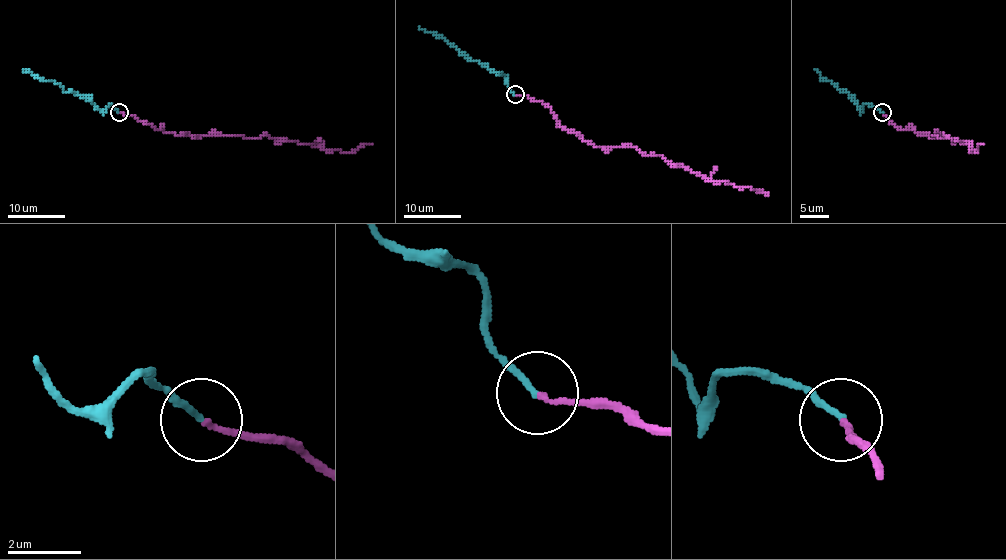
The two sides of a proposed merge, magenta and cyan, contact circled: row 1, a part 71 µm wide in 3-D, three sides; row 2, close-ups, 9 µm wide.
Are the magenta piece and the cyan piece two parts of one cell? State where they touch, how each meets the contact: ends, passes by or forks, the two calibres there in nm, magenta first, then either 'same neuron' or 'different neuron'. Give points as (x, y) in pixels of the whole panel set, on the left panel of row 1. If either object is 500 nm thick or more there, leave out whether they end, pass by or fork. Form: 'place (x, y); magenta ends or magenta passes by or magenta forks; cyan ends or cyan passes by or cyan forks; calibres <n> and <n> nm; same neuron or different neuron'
place (119, 112); magenta ends; cyan ends; calibres 140 and 170 nm; same neuron

